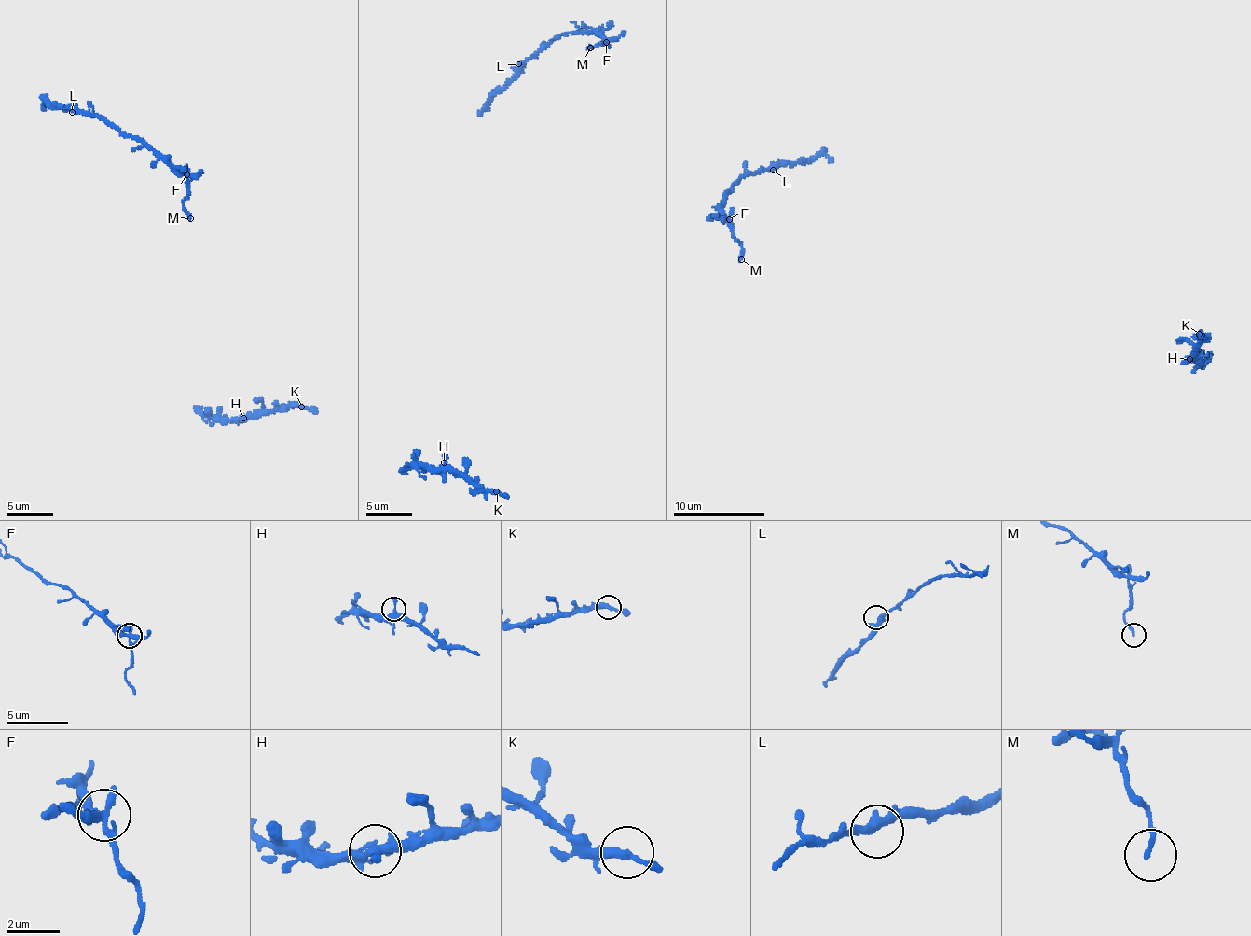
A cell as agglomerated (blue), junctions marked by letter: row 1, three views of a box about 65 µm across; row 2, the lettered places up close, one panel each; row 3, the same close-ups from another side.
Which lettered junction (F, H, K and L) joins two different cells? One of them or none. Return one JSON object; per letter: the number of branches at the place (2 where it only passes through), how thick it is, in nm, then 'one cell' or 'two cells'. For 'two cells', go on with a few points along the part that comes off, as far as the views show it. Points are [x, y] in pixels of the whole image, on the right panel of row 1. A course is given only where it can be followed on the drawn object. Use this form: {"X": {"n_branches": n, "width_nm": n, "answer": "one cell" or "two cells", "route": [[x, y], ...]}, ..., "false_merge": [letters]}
{"F": {"n_branches": 4, "width_nm": 280, "answer": "two cells", "route": [[728, 219], [733, 237], [742, 244], [739, 261]]}, "H": {"n_branches": 3, "width_nm": 320, "answer": "one cell"}, "K": {"n_branches": 2, "width_nm": 320, "answer": "one cell"}, "L": {"n_branches": 3, "width_nm": 280, "answer": "one cell"}, "false_merge": ["F"]}

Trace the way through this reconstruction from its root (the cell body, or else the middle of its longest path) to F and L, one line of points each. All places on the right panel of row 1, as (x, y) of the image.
F: (741, 259), (742, 244), (733, 237), (733, 224), (728, 219)
L: (741, 259), (742, 244), (733, 237), (733, 226), (721, 210), (726, 193), (750, 173), (773, 170)

